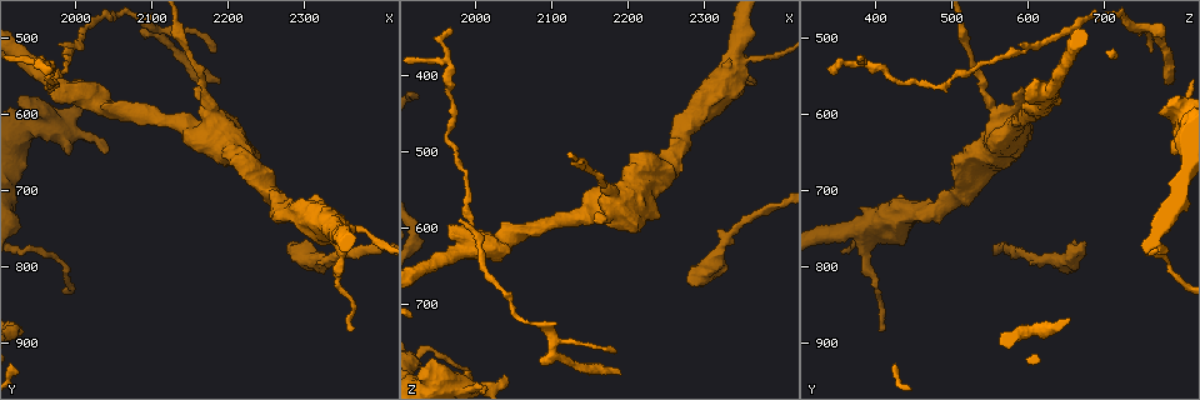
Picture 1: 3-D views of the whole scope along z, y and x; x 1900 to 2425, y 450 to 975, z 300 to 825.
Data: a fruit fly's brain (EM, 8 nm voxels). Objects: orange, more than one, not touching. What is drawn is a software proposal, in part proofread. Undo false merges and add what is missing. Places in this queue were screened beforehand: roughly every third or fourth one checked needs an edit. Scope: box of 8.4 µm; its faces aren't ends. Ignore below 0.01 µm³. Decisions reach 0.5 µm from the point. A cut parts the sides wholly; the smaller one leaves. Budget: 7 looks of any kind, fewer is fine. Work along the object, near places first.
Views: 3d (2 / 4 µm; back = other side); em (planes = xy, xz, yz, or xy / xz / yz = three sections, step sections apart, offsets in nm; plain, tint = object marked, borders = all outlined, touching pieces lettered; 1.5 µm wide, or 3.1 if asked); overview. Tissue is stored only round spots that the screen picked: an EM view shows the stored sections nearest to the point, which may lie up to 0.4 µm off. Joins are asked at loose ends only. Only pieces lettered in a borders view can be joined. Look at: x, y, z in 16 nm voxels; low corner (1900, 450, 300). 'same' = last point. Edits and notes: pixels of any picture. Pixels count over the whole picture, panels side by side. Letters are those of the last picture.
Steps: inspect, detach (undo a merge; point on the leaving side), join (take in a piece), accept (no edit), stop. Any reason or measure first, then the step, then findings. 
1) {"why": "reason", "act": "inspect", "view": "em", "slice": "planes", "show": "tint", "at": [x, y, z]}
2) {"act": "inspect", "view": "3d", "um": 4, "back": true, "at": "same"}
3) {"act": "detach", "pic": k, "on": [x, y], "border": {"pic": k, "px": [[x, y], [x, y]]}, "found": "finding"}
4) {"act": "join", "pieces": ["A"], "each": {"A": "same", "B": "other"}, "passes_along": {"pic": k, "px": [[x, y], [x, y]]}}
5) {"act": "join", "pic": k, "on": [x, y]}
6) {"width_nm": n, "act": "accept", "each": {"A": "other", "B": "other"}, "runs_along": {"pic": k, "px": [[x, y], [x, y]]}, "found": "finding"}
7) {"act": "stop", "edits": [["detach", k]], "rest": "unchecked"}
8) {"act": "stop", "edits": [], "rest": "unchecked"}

{"why": "abrupt turn", "act": "inspect", "view": "3d", "um": 2, "at": [1965, 535, 390]}

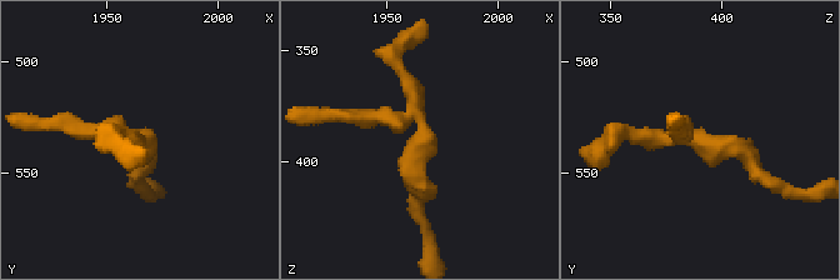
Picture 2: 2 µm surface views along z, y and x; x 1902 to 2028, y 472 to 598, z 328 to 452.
{"why": "now the EM", "act": "inspect", "view": "em", "slice": "planes", "show": "borders", "at": [1967, 535, 391]}

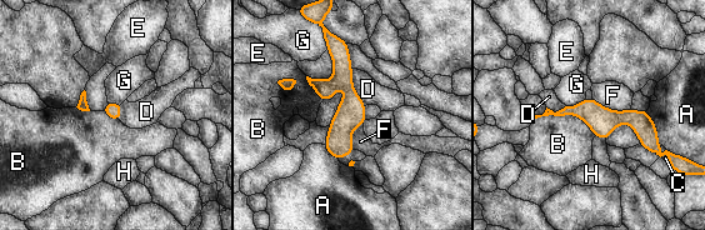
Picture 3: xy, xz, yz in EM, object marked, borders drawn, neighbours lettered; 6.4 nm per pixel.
{"width_nm": 100, "act": "accept", "each": {"A": "other", "B": "other", "C": "other", "D": "other", "E": "other", "F": "other", "G": "other", "H": "other"}, "runs_along": {"pic": 3, "px": [[334, 39], [349, 90], [338, 155]]}, "found": "all the same cell"}

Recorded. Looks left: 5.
{"why": "calibre changes", "act": "inspect", "view": "em", "slice": "xy", "step": 8, "show": "tint", "at": [2330, 790, 615]}

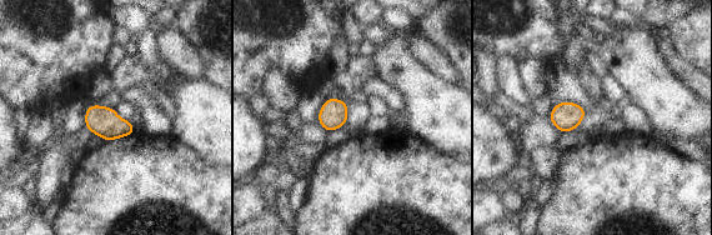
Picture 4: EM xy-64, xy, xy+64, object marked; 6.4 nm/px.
{"why": "cut it another way", "act": "inspect", "view": "em", "slice": "planes", "show": "borders", "at": "same"}

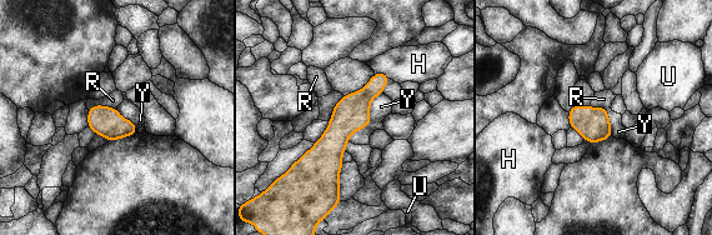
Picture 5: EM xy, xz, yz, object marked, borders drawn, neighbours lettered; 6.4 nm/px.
{"act": "accept", "each": {"H": "other", "R": "other", "U": "other", "Y": "other"}, "runs_along": {"pic": 5, "px": [[384, 76], [332, 141], [336, 190]]}, "found": "continuous, no second cell"}

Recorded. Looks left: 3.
{"why": "branch stops here", "act": "inspect", "view": "em", "slice": "planes", "show": "tint", "at": [1990, 650, 790]}

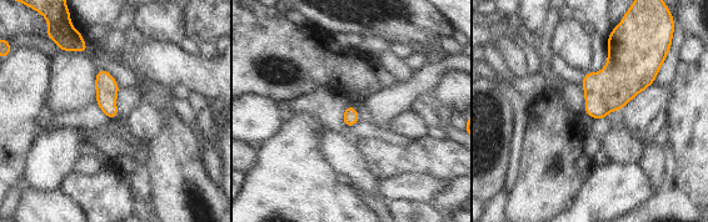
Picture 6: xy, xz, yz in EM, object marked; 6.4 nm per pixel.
{"why": "what lies round it", "act": "inspect", "view": "em", "slice": "planes", "show": "borders", "at": "same"}

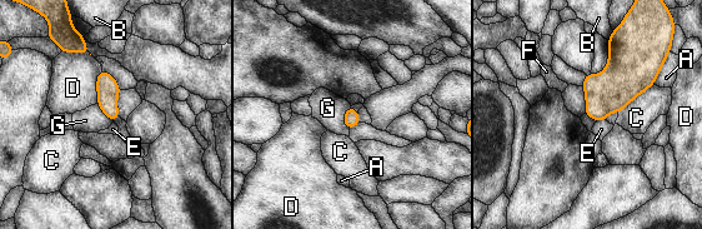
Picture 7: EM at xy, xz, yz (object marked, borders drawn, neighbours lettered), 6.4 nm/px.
{"act": "accept", "each": {"A": "other", "B": "other", "C": "other", "D": "other", "E": "other", "F": "other", "G": "other"}, "found": "none of them fits"}

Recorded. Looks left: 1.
{"act": "stop", "edits": [], "rest": "unchecked"}

